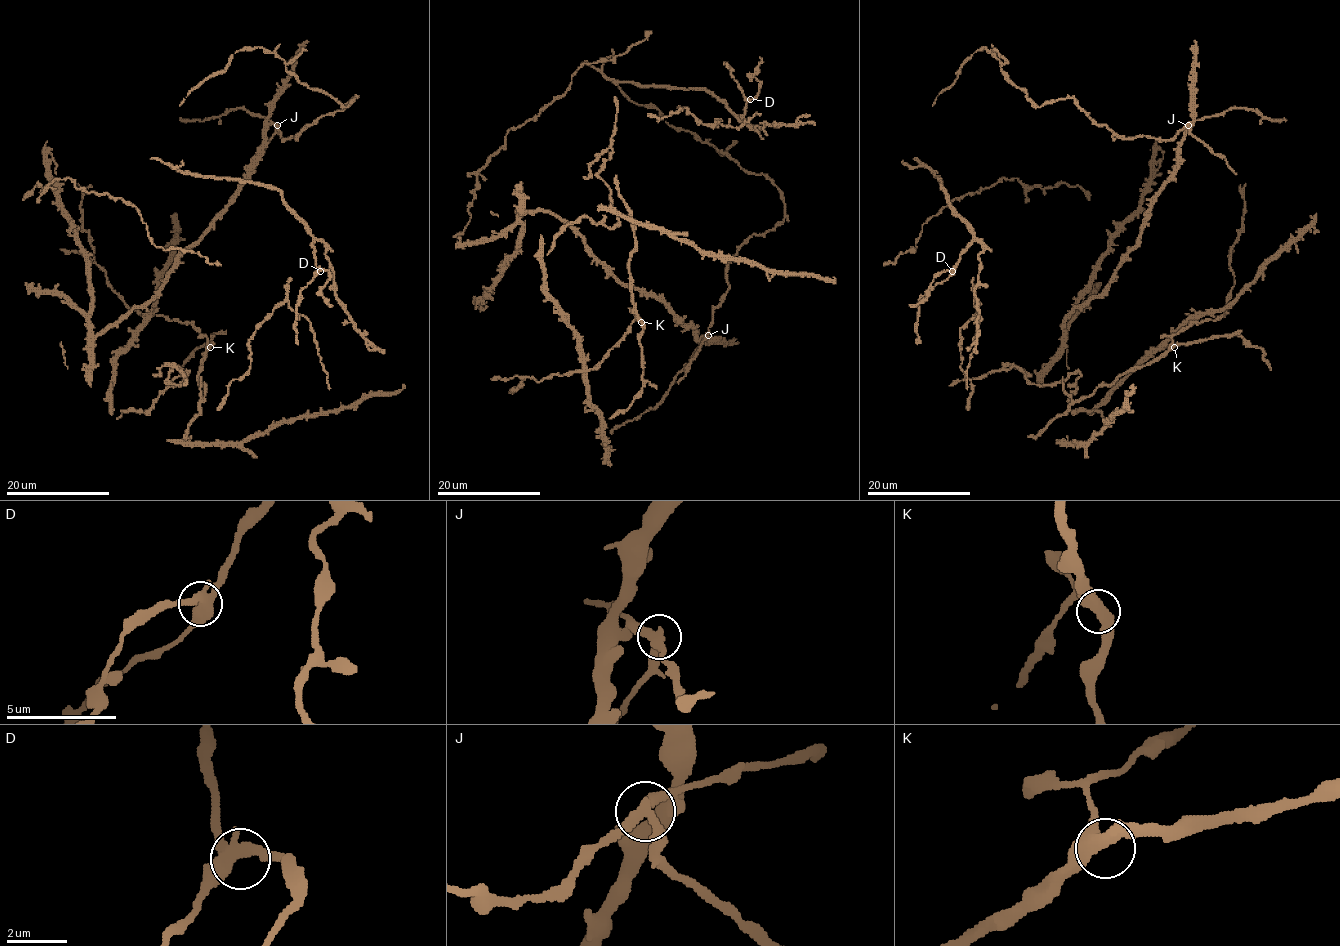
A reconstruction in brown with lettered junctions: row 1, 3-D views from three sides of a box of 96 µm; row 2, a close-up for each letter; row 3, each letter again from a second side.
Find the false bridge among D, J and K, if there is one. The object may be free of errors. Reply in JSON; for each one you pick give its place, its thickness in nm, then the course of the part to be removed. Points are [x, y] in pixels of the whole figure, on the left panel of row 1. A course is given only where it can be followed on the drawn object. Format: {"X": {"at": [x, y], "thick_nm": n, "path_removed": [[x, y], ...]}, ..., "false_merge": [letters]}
{"J": {"at": [277, 125], "thick_nm": 340, "path_removed": [[277, 125], [277, 130], [256, 157], [256, 164], [248, 174]]}, "false_merge": ["J"]}

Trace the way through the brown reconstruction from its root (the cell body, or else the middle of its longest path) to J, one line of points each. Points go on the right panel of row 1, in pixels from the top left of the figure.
J: (1183, 141), (1183, 133), (1191, 125), (1187, 125)

